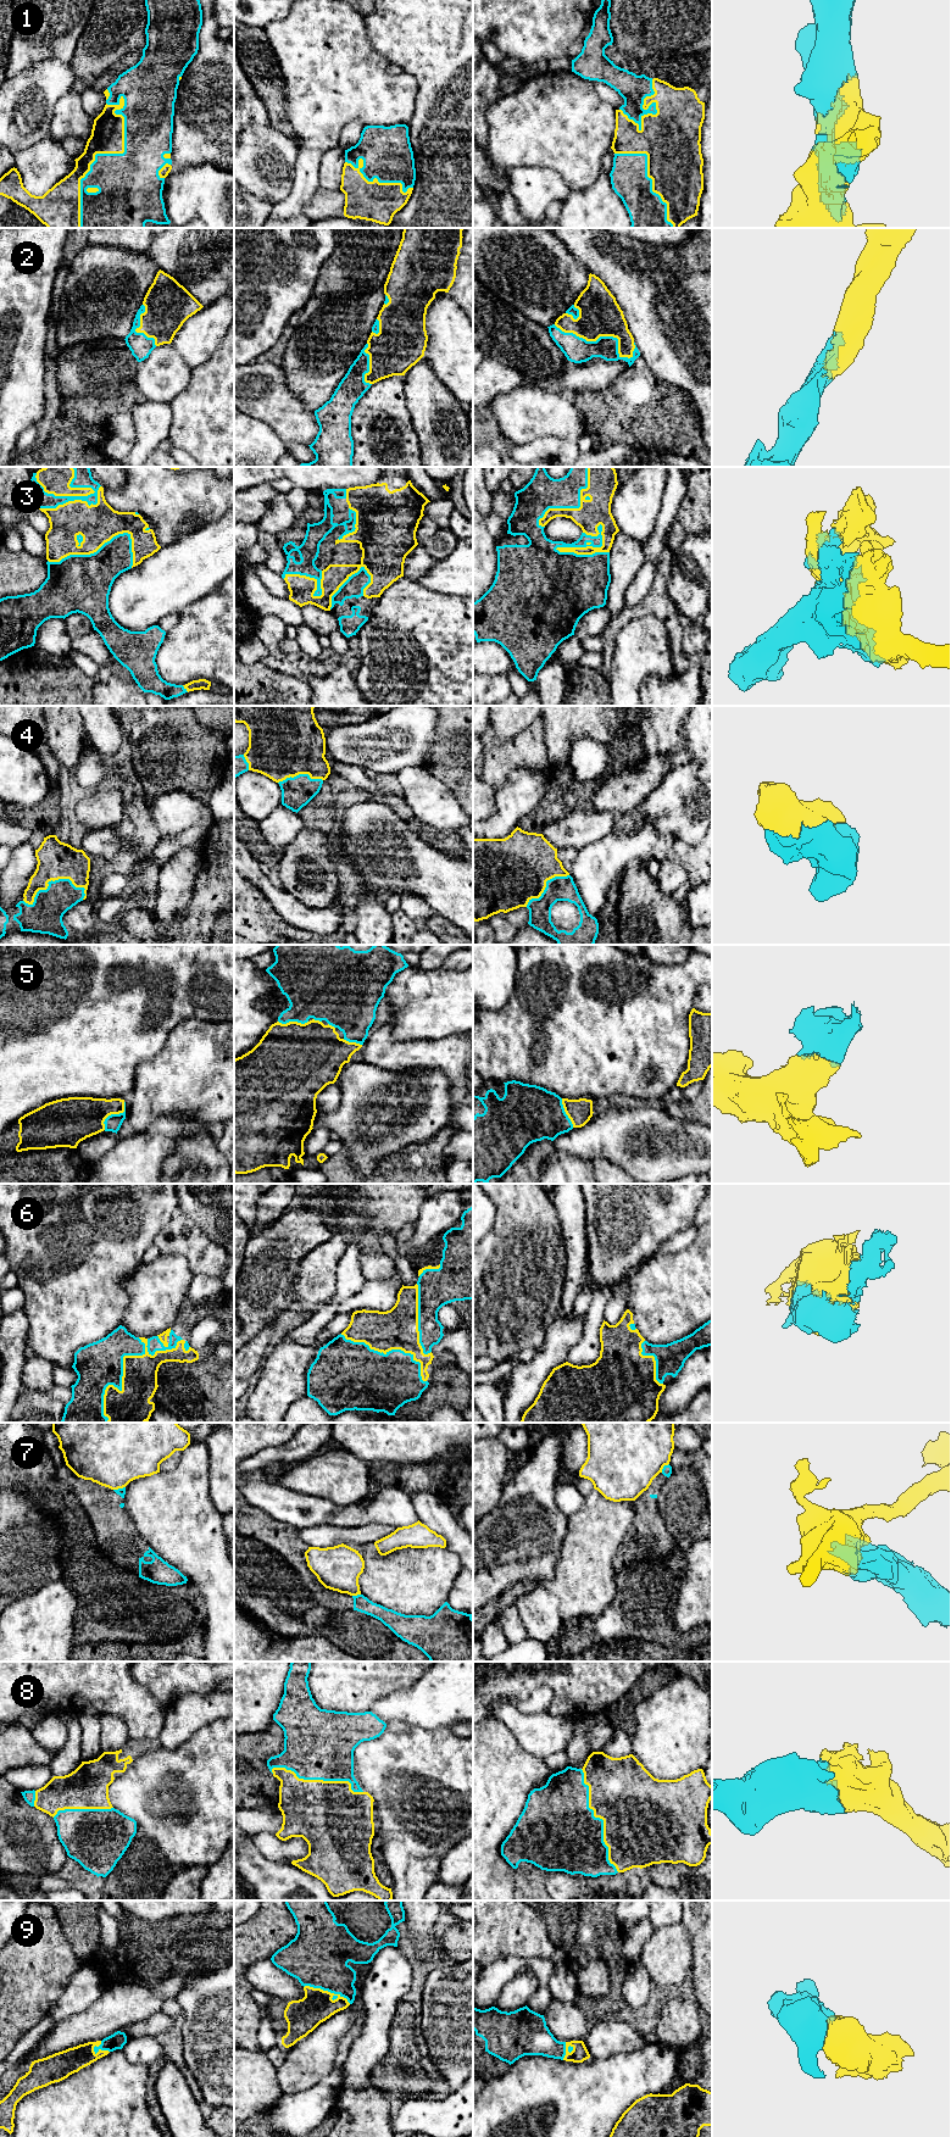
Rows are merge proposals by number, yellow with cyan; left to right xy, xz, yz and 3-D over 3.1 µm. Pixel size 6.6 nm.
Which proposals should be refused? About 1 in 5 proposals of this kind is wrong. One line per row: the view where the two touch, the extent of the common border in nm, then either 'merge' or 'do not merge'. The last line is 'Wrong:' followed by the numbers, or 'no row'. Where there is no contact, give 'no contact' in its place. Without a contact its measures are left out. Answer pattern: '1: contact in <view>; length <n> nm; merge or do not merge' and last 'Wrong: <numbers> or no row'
1: contact in xy; length 900 nm; merge
2: contact in yz; length 550 nm; merge
3: contact in xy; length 460 nm; merge
4: contact in xy; length 420 nm; merge
5: contact in xy; length 240 nm; merge
6: contact in xy; length 750 nm; merge
7: contact in yz; length 80 nm; do not merge
8: contact in yz; length 700 nm; merge
9: contact in xz; length 340 nm; merge
Wrong: 7

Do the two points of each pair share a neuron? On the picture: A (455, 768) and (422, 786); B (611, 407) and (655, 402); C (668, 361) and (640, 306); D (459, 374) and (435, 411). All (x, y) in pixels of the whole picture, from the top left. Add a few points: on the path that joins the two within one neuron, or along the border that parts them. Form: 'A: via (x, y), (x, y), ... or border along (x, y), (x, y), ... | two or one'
A: border along (422, 766), (440, 779), (456, 799) | two
B: via (622, 407), (644, 407) | one
C: via (666, 348), (650, 320) | one
D: border along (432, 367), (437, 377), (460, 401) | two

